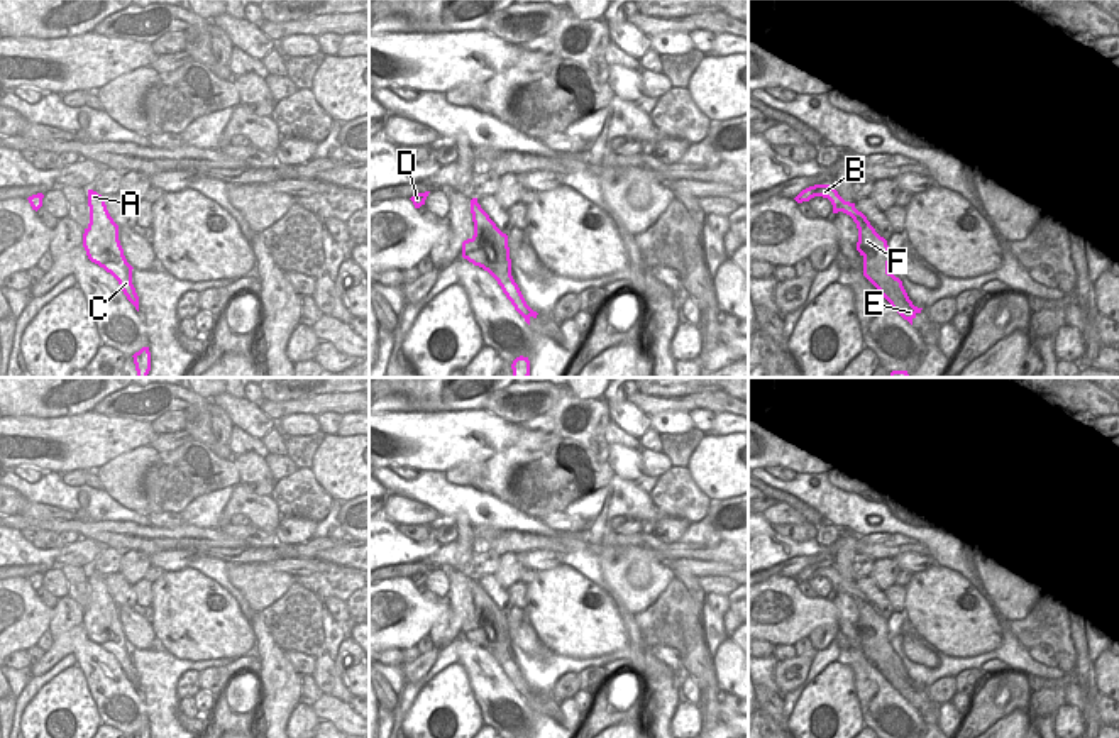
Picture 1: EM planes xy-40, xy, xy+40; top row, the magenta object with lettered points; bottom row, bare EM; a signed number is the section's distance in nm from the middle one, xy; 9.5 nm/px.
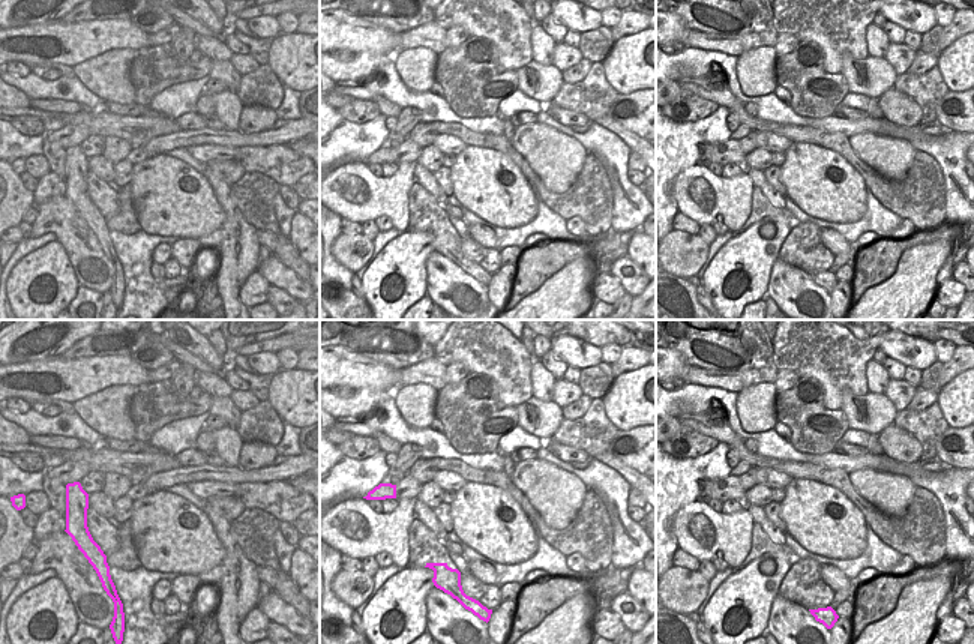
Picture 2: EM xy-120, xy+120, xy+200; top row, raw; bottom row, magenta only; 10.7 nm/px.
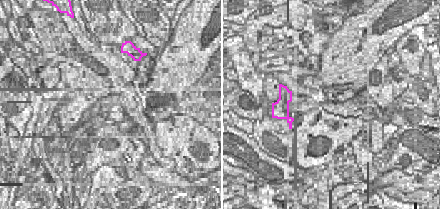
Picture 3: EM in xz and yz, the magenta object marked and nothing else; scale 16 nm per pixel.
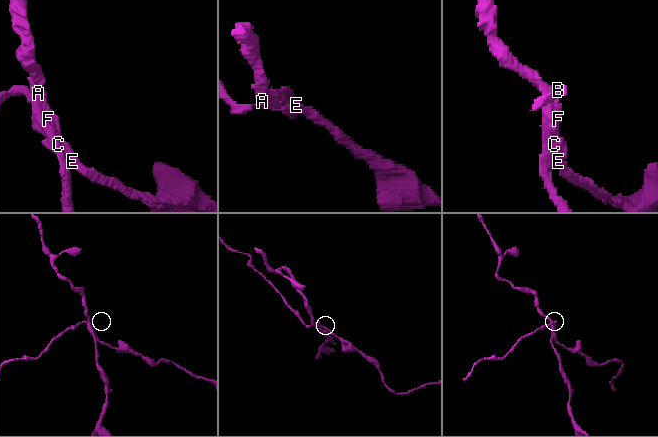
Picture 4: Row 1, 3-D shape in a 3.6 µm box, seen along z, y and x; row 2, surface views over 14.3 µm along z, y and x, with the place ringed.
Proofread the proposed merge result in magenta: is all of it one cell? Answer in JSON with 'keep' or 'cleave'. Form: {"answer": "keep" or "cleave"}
{"answer": "cleave"}

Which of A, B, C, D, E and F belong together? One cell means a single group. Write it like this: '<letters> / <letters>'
A C F / B D E

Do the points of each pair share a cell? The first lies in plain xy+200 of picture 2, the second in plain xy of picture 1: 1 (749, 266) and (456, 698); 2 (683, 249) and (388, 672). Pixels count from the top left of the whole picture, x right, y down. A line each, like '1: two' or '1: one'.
1: one
2: two

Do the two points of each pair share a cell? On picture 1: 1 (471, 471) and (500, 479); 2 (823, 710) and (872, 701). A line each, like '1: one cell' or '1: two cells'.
1: two cells
2: two cells

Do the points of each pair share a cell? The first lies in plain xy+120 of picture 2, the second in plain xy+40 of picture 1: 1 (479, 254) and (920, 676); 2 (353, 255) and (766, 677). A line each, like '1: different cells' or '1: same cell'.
1: different cells
2: different cells

